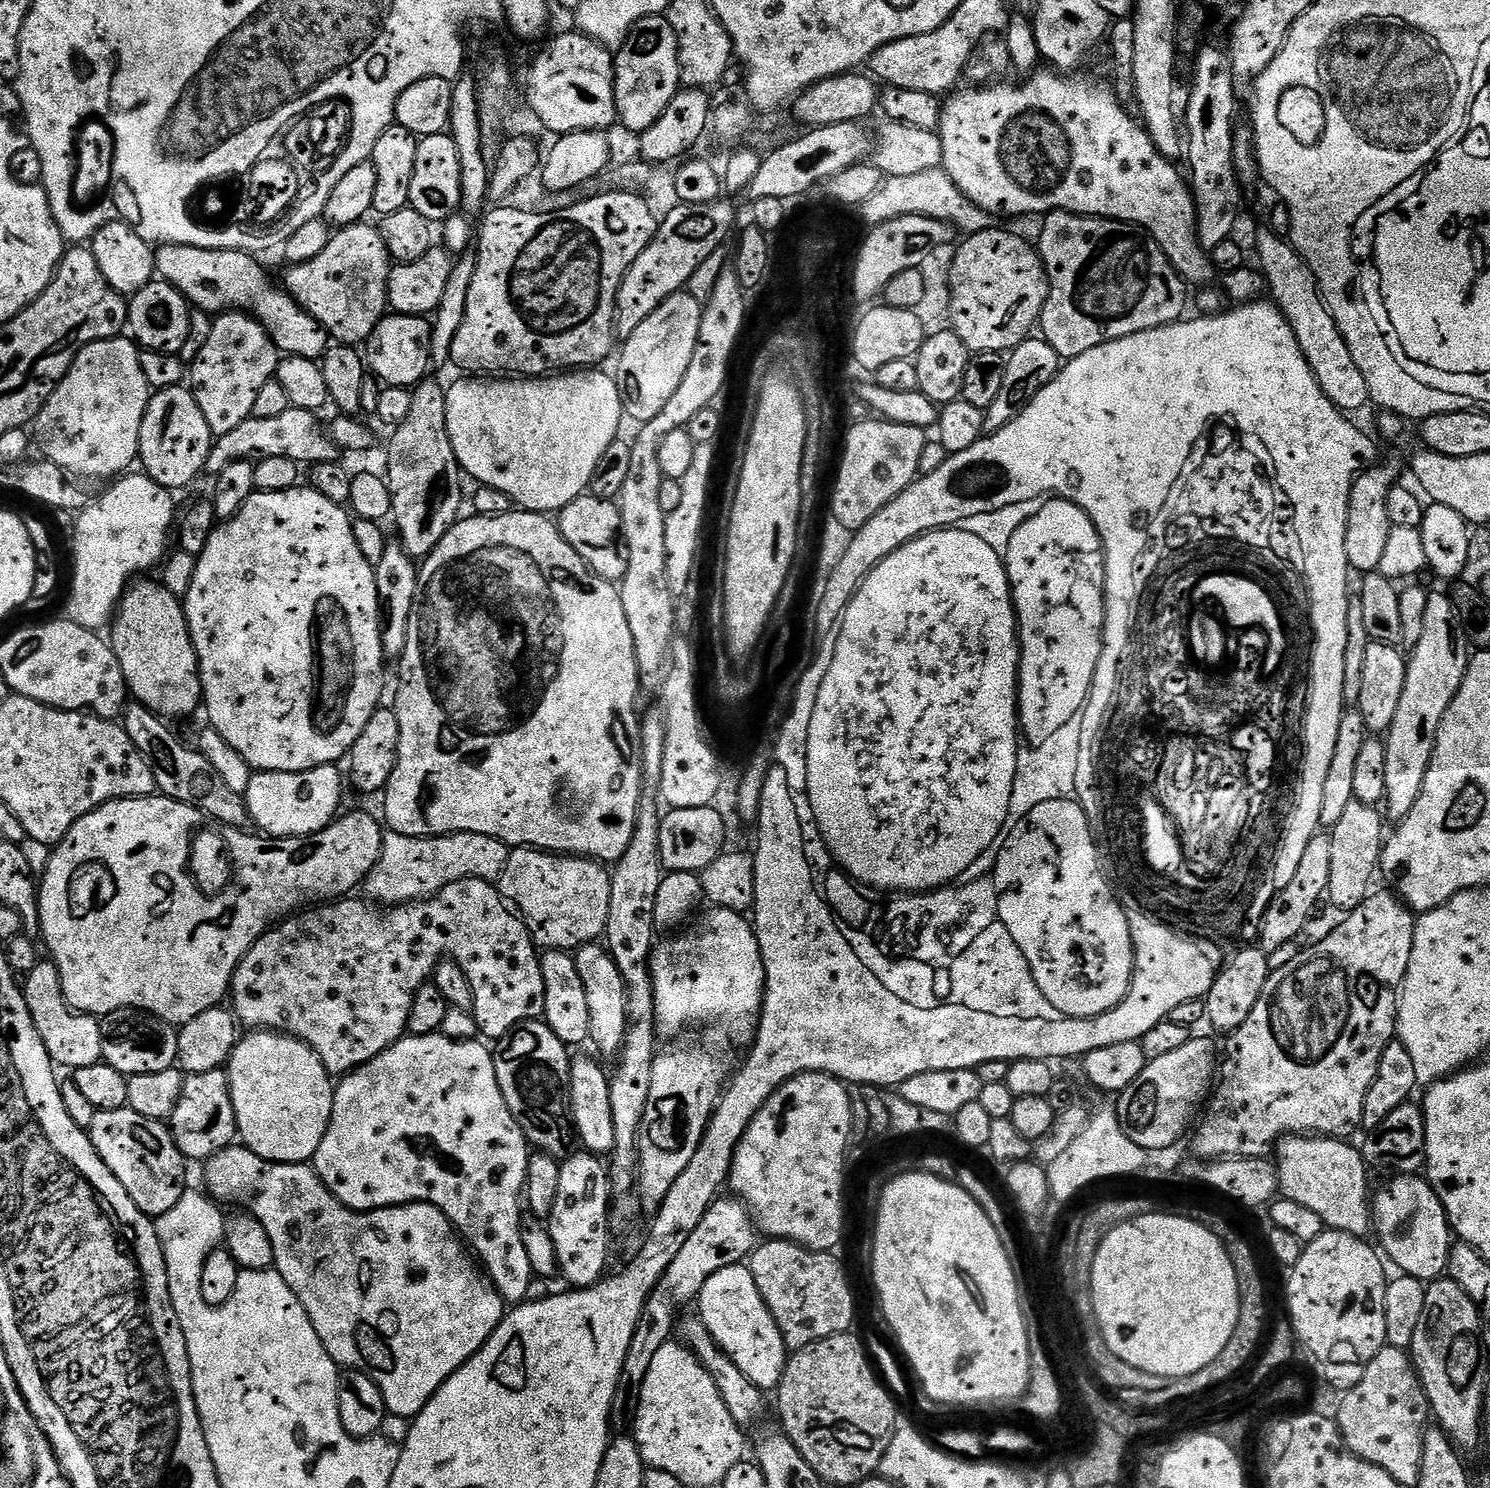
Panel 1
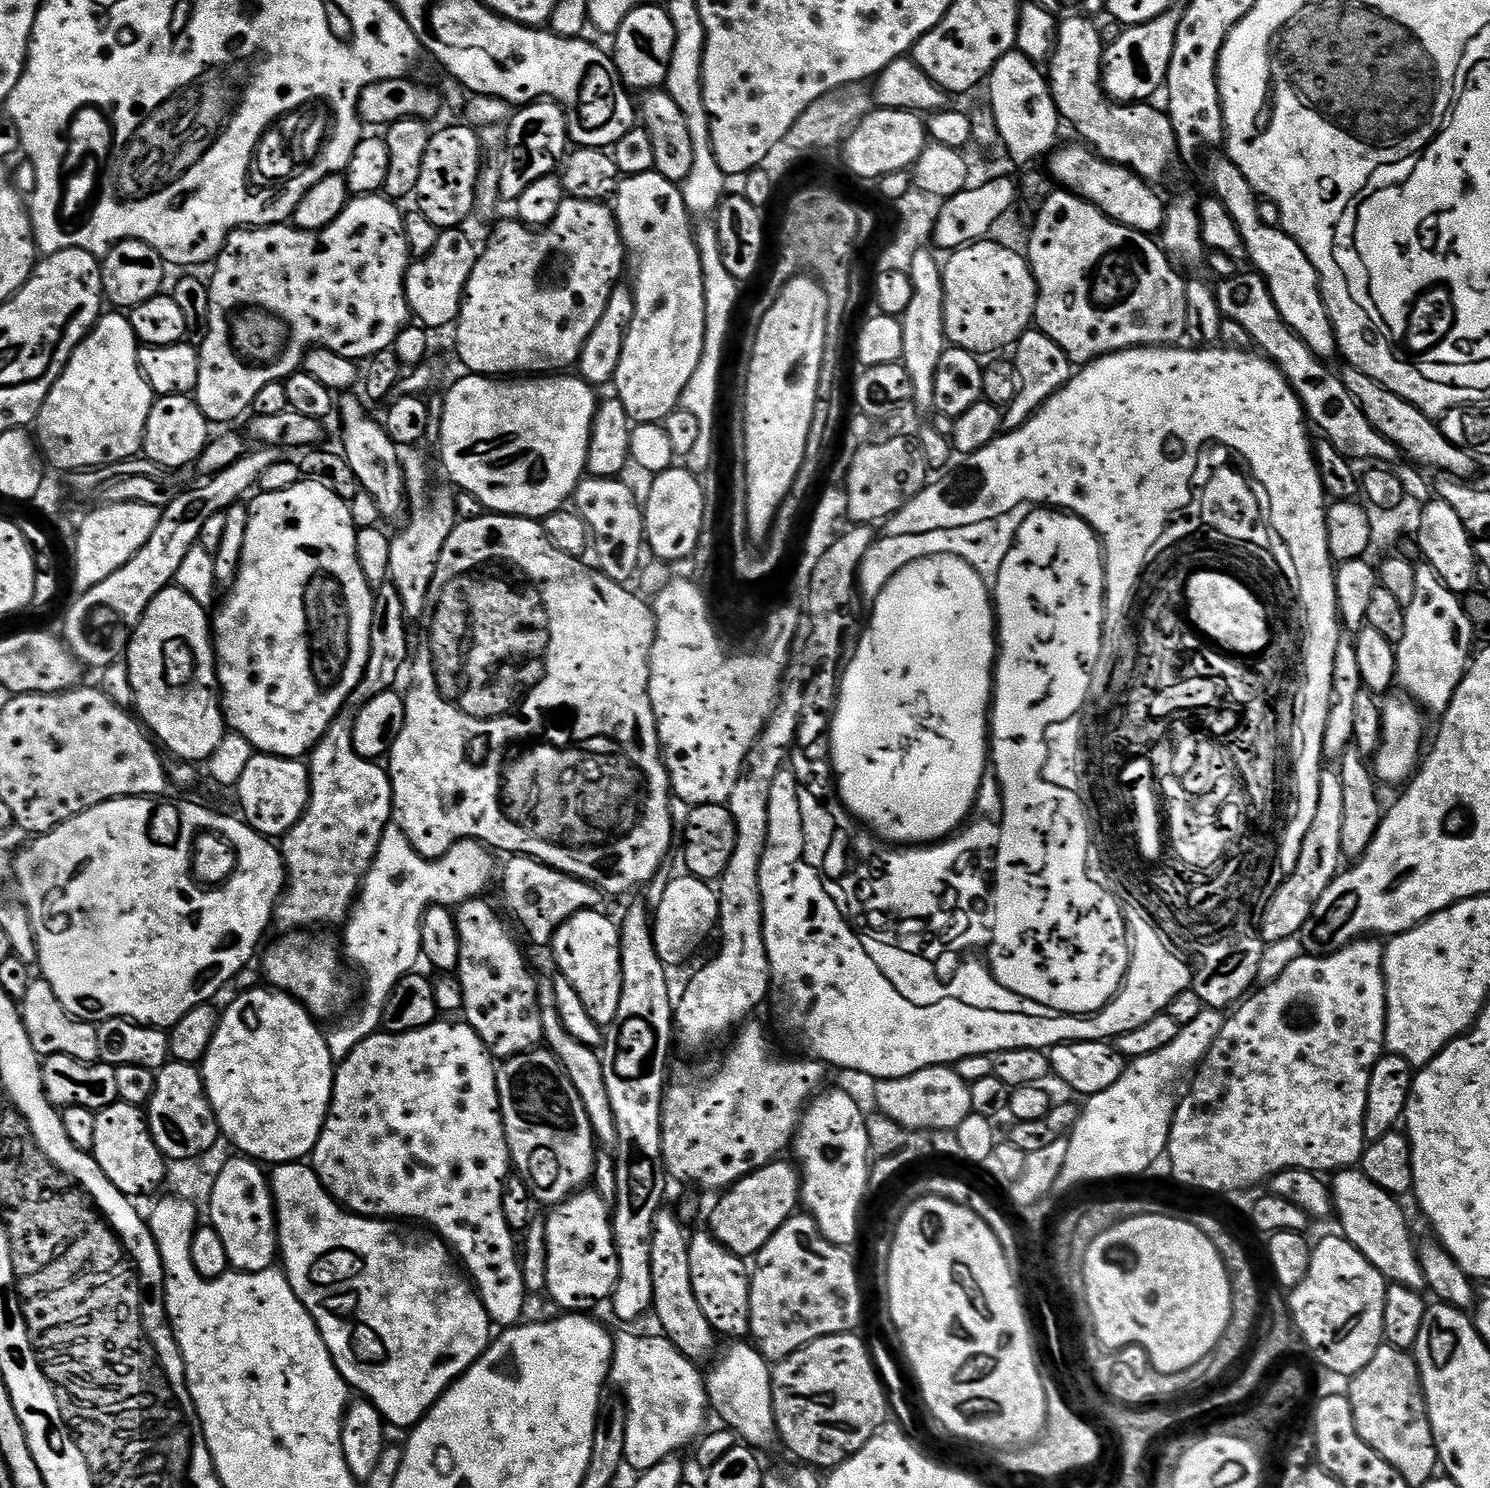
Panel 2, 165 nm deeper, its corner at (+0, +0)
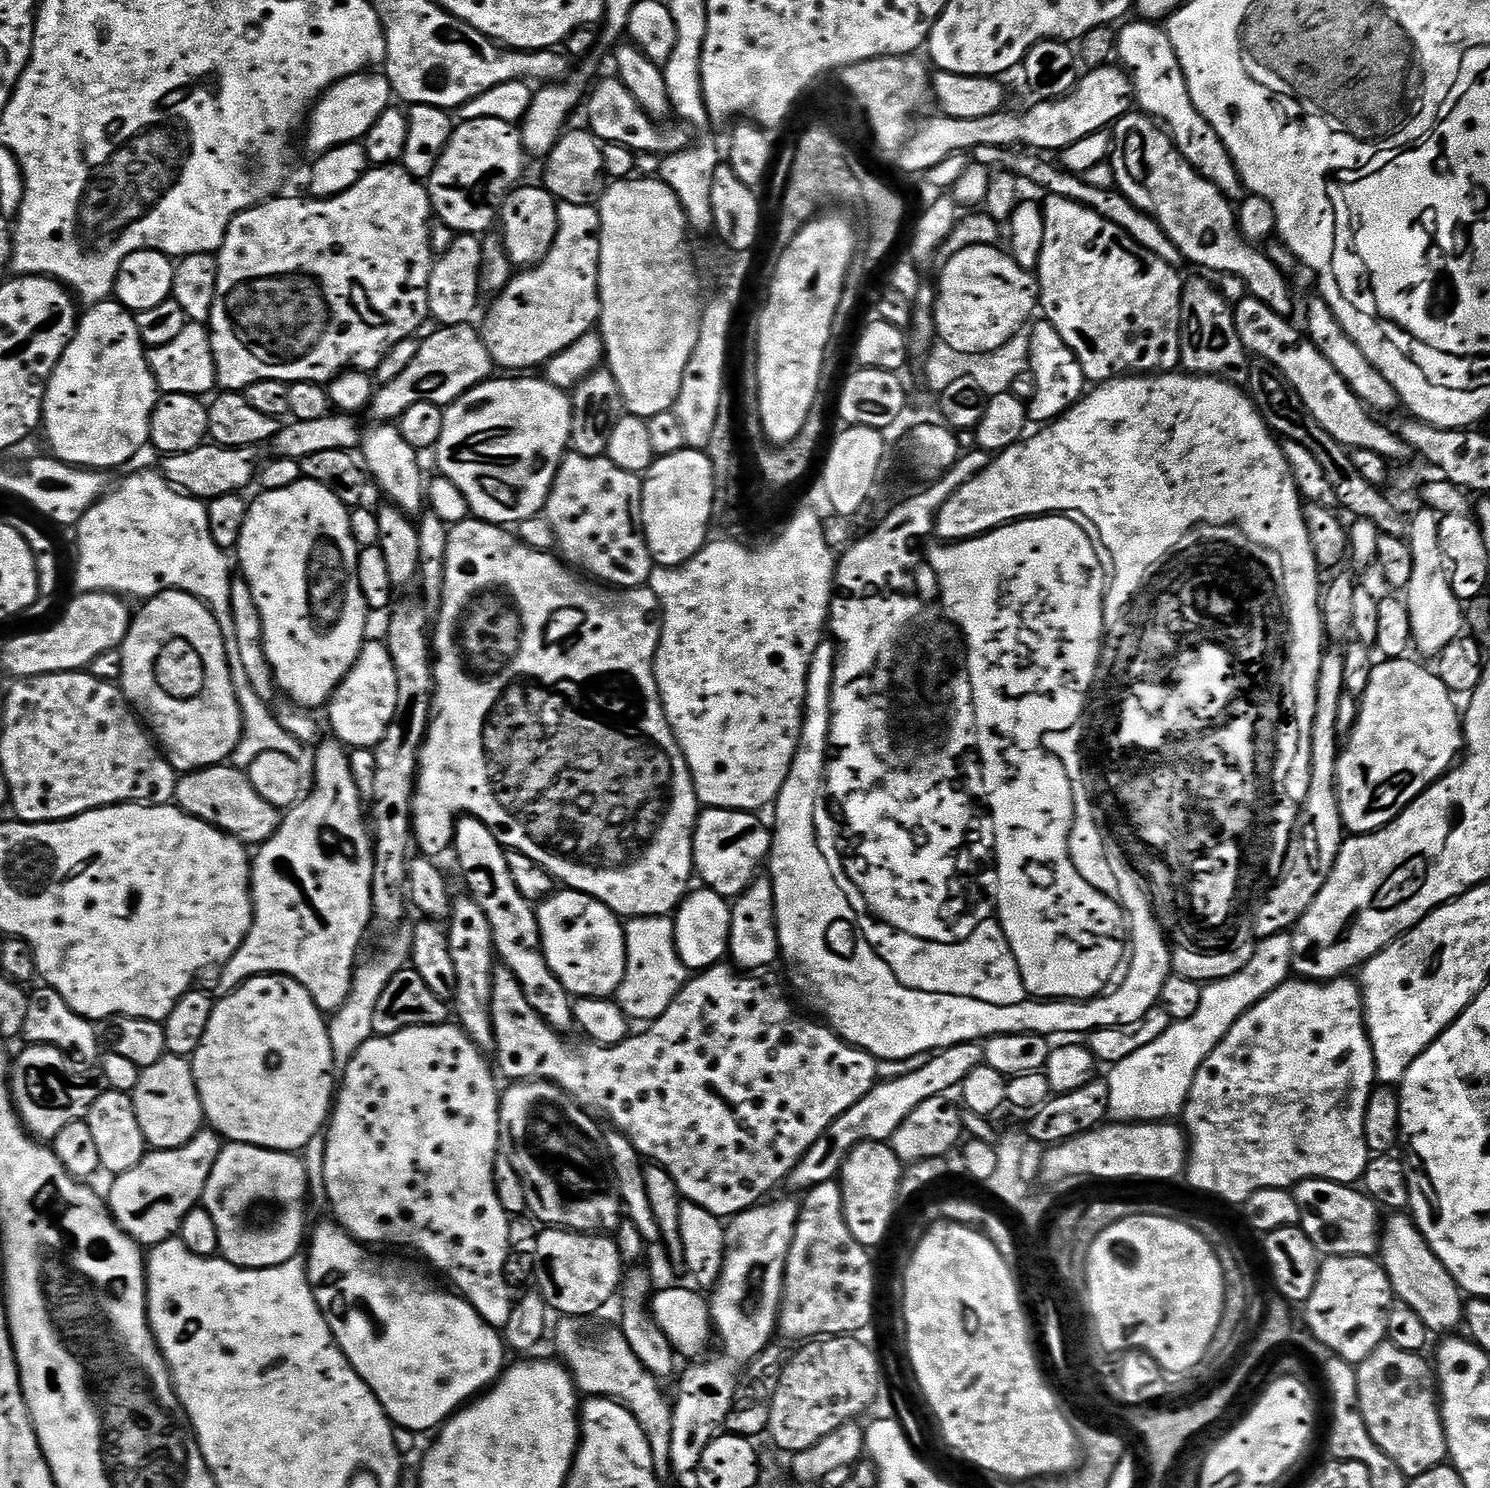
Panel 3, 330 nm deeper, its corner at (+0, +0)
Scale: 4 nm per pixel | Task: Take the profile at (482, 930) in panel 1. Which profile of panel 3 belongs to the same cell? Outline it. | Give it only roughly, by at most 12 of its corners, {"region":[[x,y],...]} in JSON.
{"region":[[724,962],[600,1056],[493,967],[495,1067],[721,1218],[878,1083]]}

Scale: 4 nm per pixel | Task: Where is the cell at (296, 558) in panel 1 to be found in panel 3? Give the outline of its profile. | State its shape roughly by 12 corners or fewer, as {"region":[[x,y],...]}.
{"region":[[301,479],[234,556],[277,689],[323,709],[370,609],[349,508]]}

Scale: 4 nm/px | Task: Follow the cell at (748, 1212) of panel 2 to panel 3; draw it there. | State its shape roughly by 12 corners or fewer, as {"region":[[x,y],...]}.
{"region":[[983,1043],[881,1079],[806,1150],[787,1187],[836,1180],[852,1149],[891,1141],[922,1102],[955,1093]]}

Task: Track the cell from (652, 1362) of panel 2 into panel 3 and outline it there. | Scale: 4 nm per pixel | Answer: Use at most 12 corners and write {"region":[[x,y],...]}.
{"region":[[555,1321],[556,1352],[585,1397],[617,1400],[670,1465],[672,1404],[619,1327]]}

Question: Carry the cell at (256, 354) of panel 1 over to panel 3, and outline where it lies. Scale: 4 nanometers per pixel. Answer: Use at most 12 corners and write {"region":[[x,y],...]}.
{"region":[[403,166],[233,218],[216,382],[371,373],[430,316]]}

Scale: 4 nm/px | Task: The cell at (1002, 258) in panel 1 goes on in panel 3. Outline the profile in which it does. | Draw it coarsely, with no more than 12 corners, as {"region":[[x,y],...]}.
{"region":[[972,245],[940,268],[939,343],[1006,346],[1037,311],[1037,277]]}

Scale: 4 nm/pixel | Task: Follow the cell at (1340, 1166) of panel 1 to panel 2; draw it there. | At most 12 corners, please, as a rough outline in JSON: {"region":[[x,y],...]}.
{"region":[[1360,1170],[1330,1180],[1339,1231],[1384,1275],[1425,1287],[1401,1201]]}

